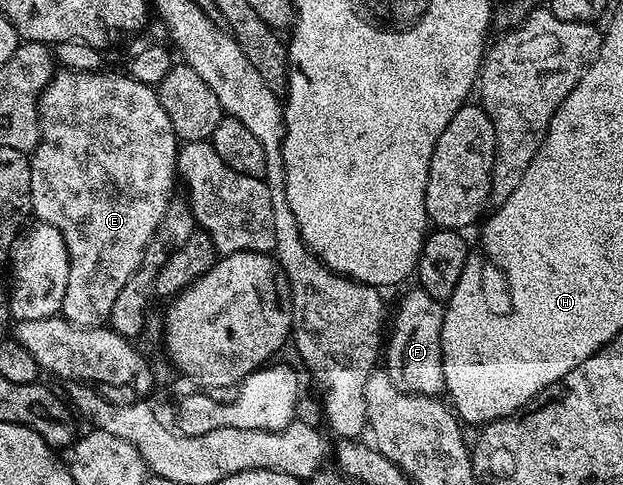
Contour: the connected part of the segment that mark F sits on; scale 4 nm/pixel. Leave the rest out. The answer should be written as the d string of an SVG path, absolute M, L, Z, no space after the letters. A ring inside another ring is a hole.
M418 286L406 293L394 316L392 332L384 346L384 364L402 392L439 397L446 387L442 360L442 328L446 319L443 303Z

